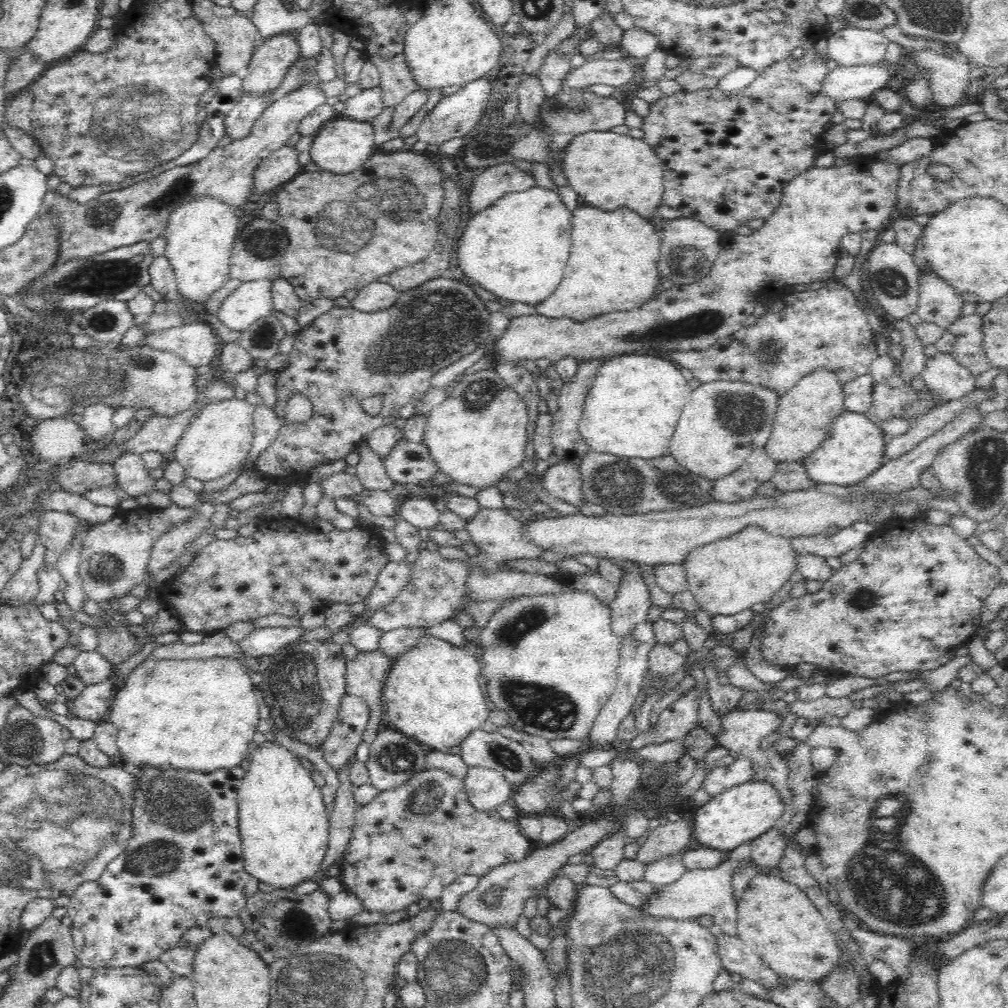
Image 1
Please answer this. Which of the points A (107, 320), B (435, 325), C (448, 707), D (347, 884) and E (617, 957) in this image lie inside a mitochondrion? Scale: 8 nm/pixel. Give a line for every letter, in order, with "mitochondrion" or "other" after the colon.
A: mitochondrion
B: mitochondrion
C: other
D: other
E: mitochondrion

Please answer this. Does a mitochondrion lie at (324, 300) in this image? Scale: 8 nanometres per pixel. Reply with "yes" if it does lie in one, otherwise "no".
no

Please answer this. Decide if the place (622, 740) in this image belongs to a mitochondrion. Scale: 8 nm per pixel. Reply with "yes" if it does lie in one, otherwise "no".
no

